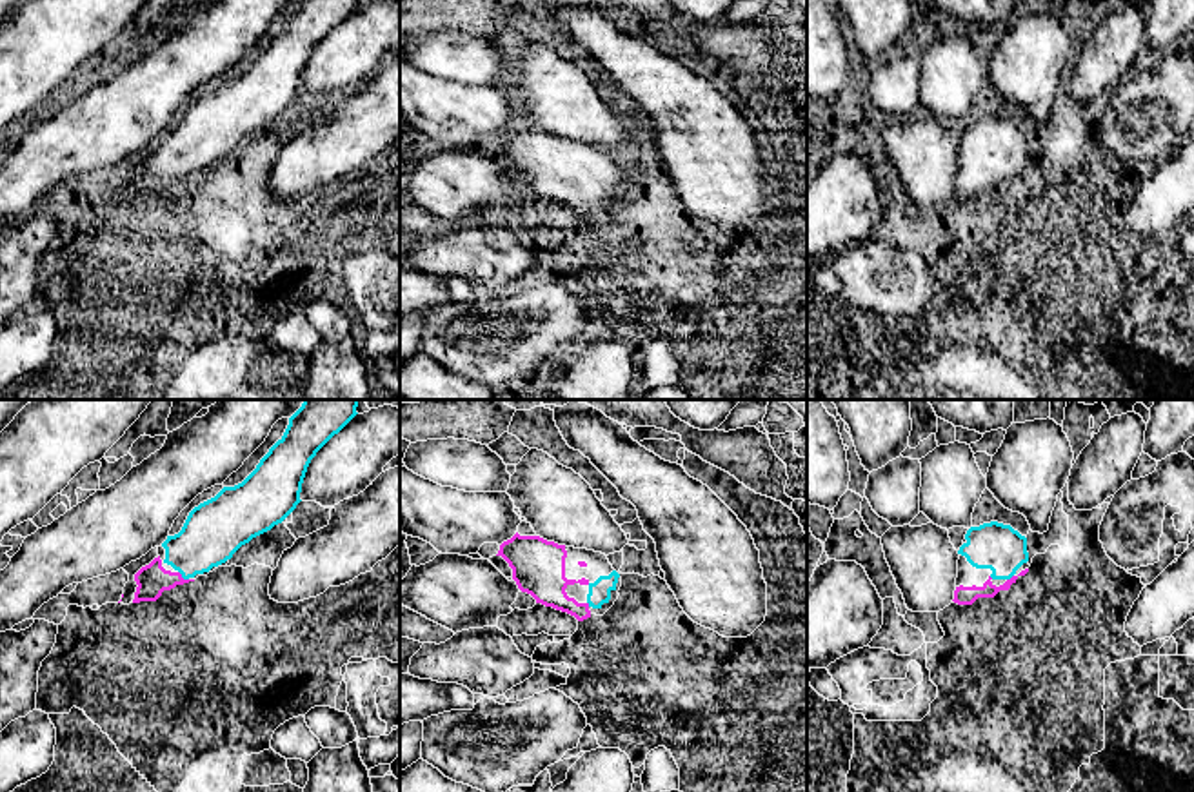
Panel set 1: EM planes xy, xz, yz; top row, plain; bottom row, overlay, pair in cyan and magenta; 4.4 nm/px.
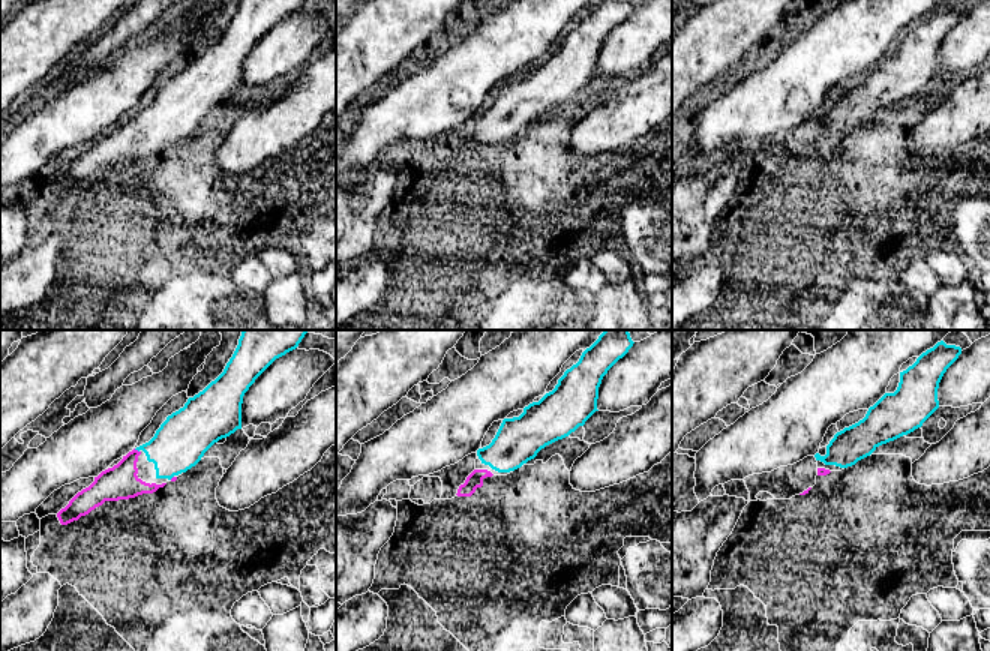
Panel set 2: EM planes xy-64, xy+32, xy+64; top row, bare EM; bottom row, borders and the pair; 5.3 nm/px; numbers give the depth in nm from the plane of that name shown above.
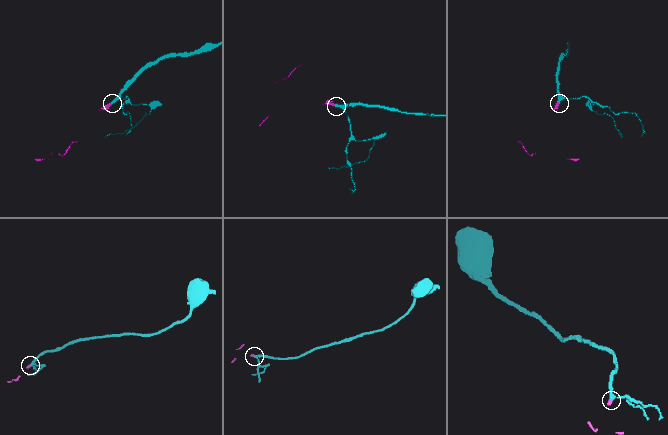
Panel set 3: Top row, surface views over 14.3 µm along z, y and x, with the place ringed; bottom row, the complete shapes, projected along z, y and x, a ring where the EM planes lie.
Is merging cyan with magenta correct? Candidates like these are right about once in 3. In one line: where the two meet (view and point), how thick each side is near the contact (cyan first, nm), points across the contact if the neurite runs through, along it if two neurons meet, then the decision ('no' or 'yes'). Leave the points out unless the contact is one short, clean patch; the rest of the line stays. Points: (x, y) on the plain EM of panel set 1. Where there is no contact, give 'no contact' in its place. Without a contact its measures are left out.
xy (182, 169) | 260/140 nm | across xy (213, 124), (189, 149), (182, 169), (151, 173) | yes

